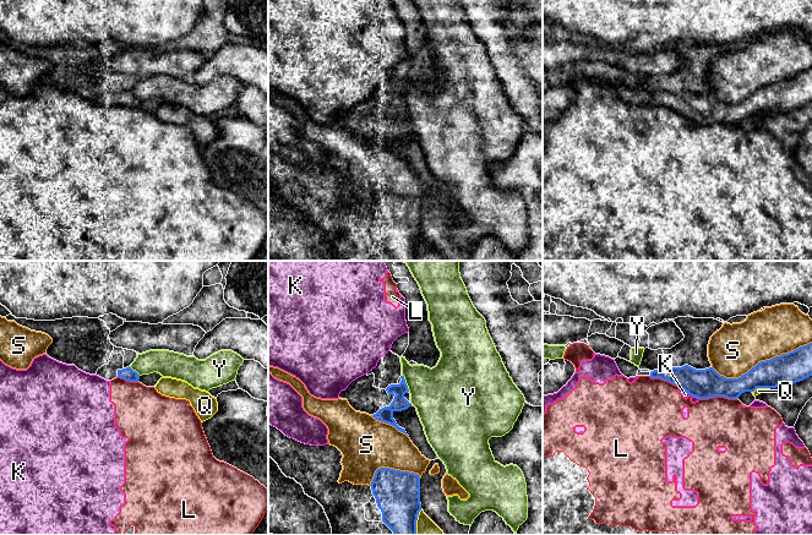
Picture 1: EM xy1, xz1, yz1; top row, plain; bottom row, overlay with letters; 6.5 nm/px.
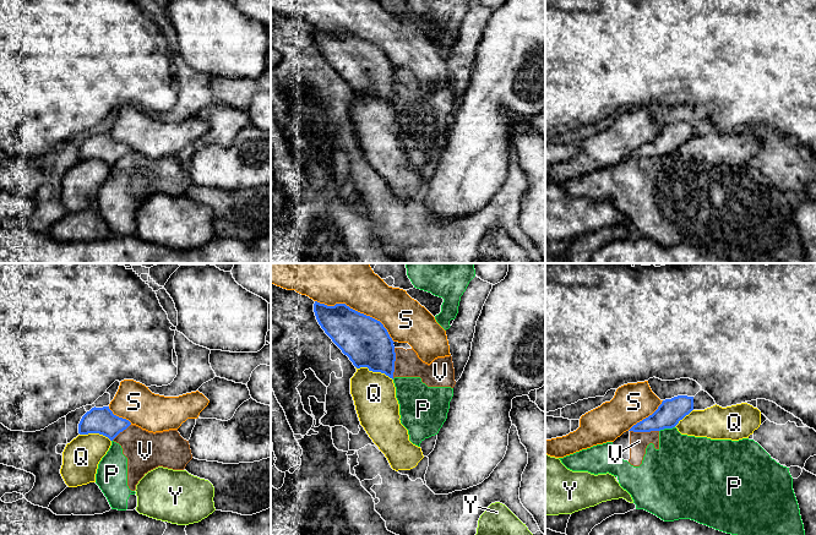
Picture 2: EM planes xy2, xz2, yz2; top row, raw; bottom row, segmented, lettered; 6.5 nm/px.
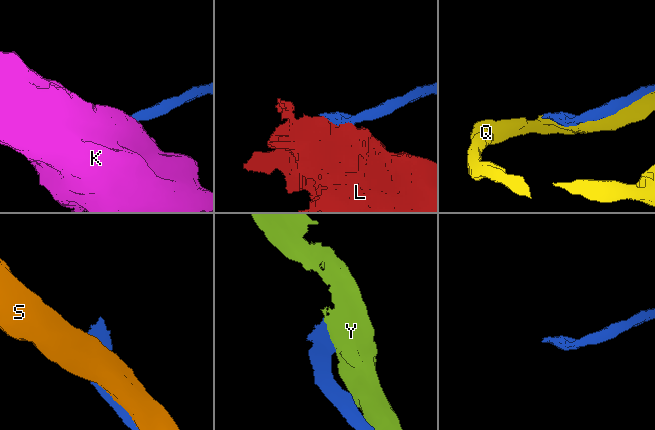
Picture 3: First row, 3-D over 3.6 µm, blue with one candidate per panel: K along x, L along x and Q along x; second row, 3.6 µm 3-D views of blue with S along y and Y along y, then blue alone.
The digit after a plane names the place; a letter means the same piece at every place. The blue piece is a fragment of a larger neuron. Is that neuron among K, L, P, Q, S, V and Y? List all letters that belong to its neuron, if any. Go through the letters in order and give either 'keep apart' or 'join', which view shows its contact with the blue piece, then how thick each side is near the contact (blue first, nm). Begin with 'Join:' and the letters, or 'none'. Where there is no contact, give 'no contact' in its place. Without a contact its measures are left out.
Join: none
K: keep apart; meets blue in yz1; 190 nm thick on the blue side, 50 nm on the other
L: keep apart; meets blue in yz1; 190 nm thick on the blue side, 320 nm on the other
P: keep apart; meets blue in yz2; 170 nm thick on the blue side, 360 nm on the other
Q: keep apart; meets blue in xz2; 300 nm thick on the blue side, 280 nm on the other
S: keep apart; meets blue in yz1; 200 nm thick on the blue side, 340 nm on the other
V: keep apart; meets blue in xz2; 300 nm thick on the blue side, 170 nm on the other
Y: keep apart; meets blue in xz1; 100 nm thick on the blue side, 380 nm on the other

